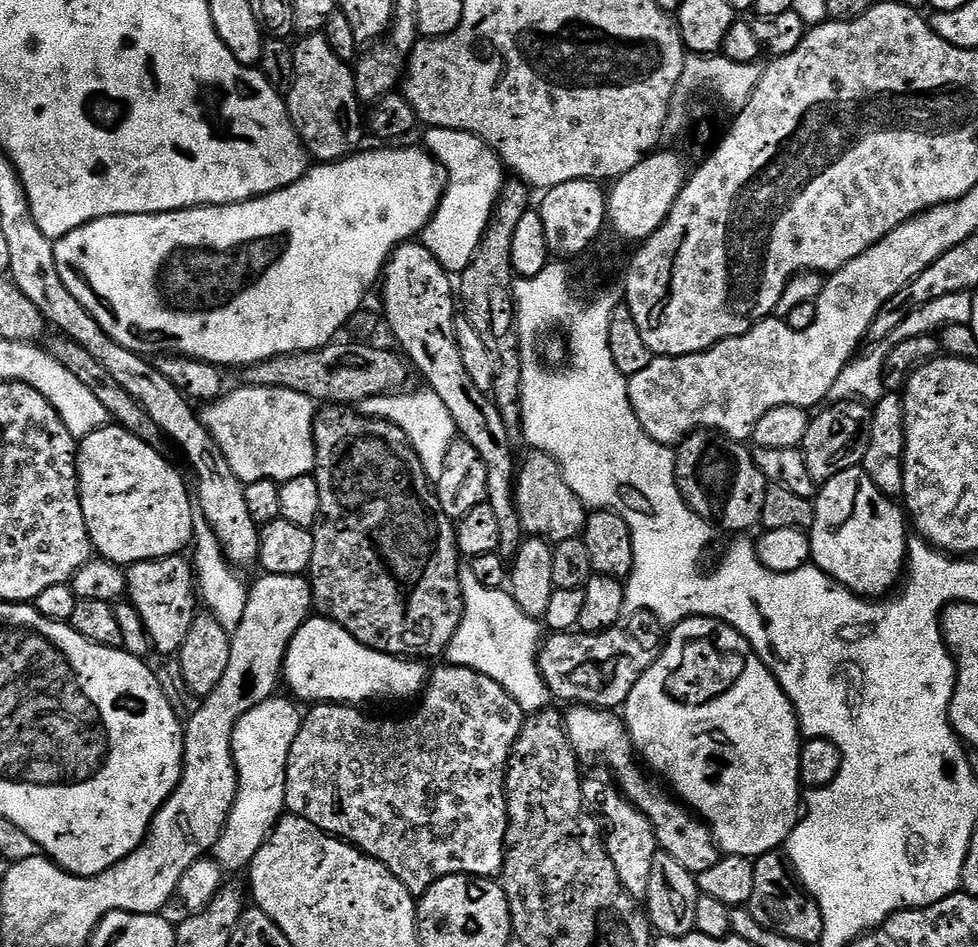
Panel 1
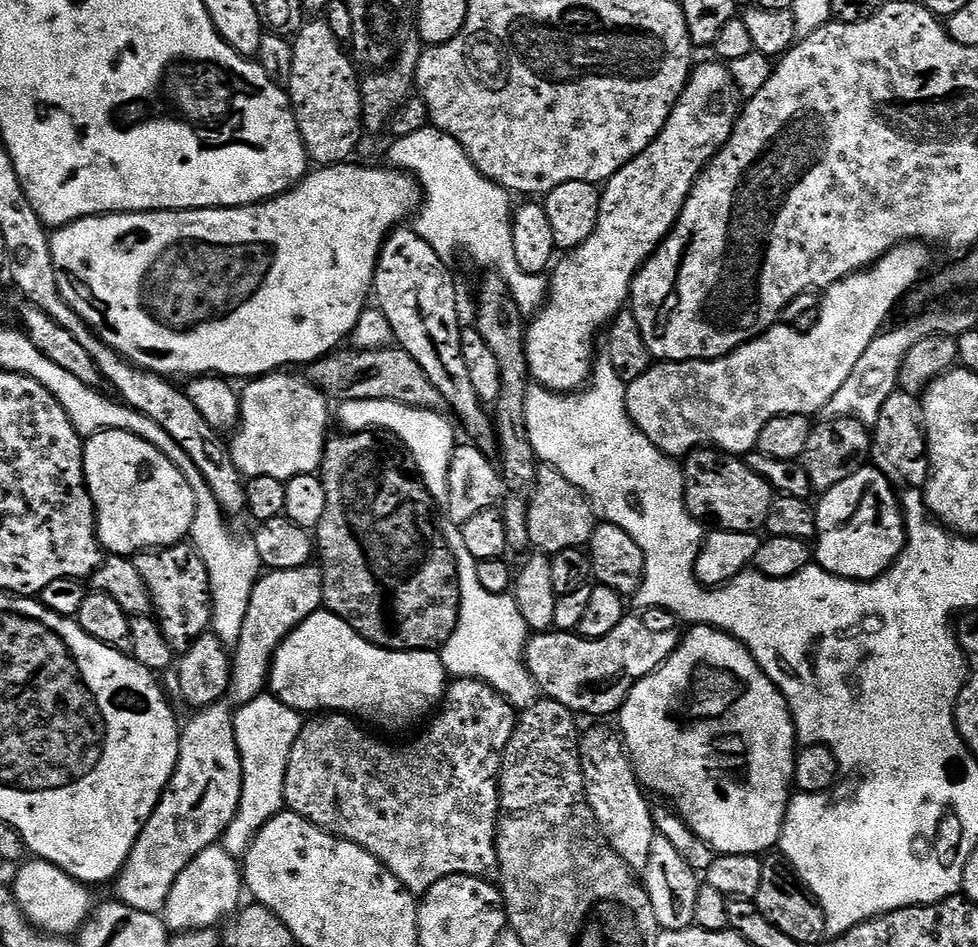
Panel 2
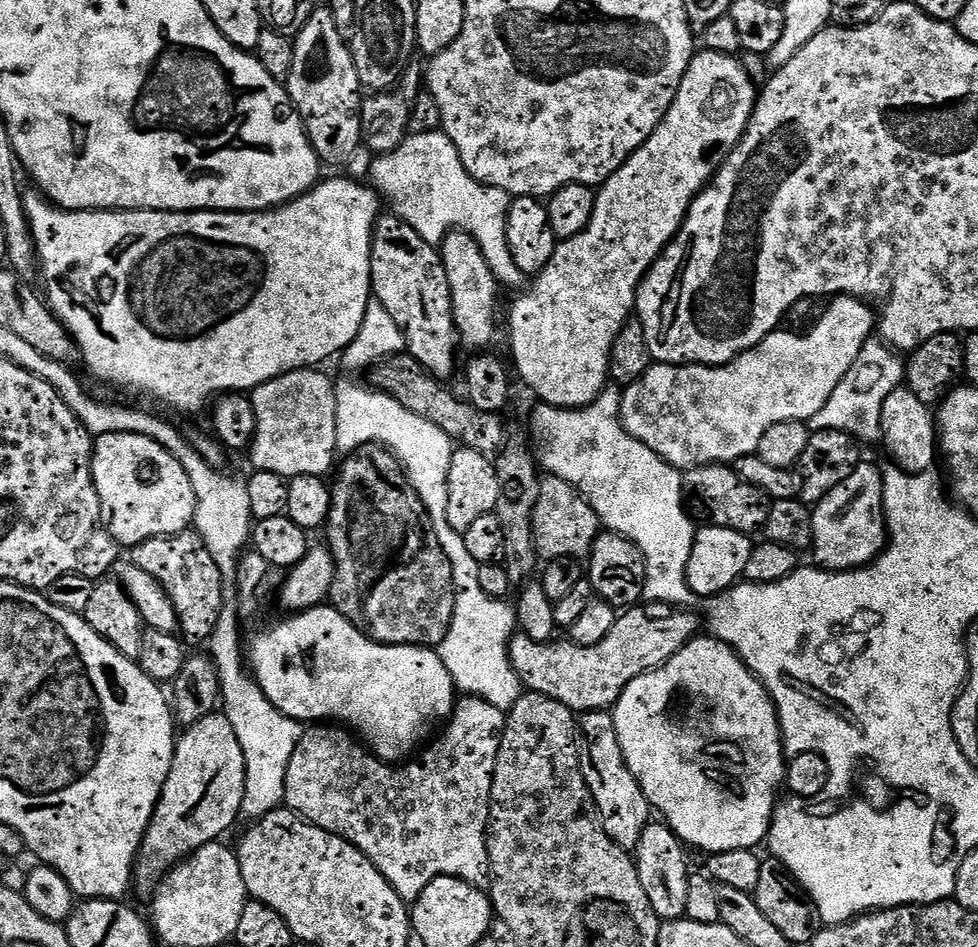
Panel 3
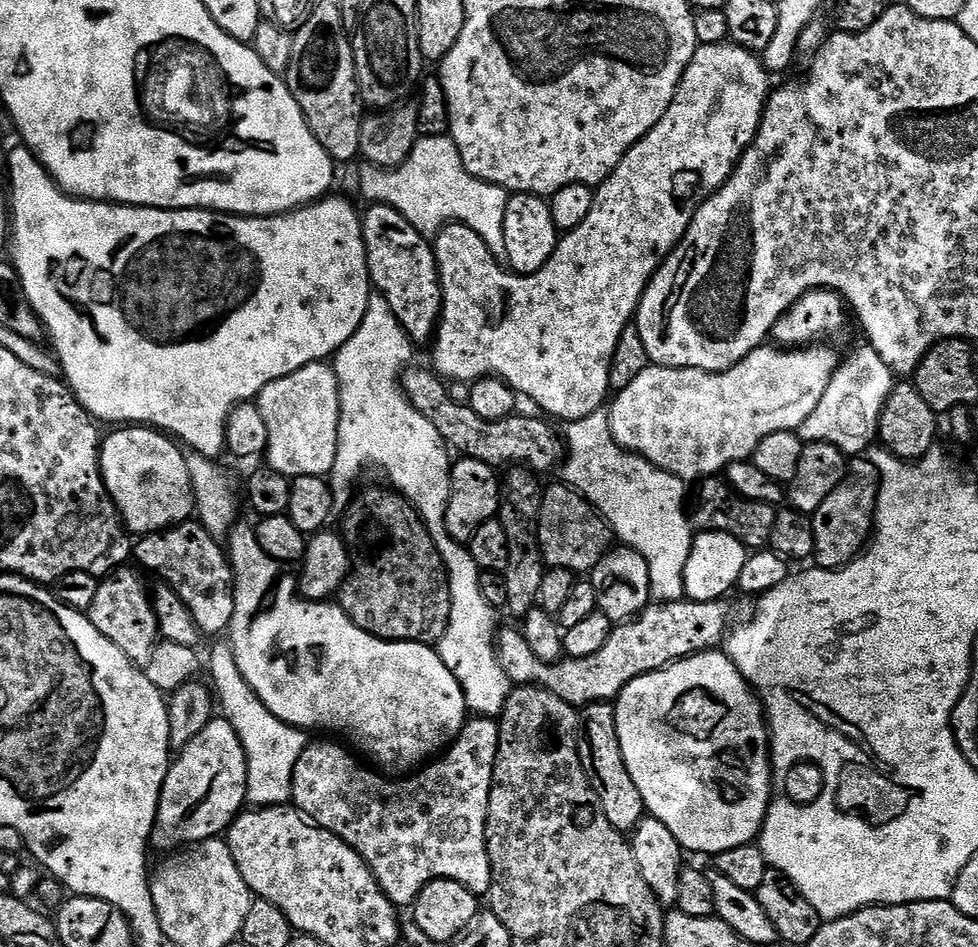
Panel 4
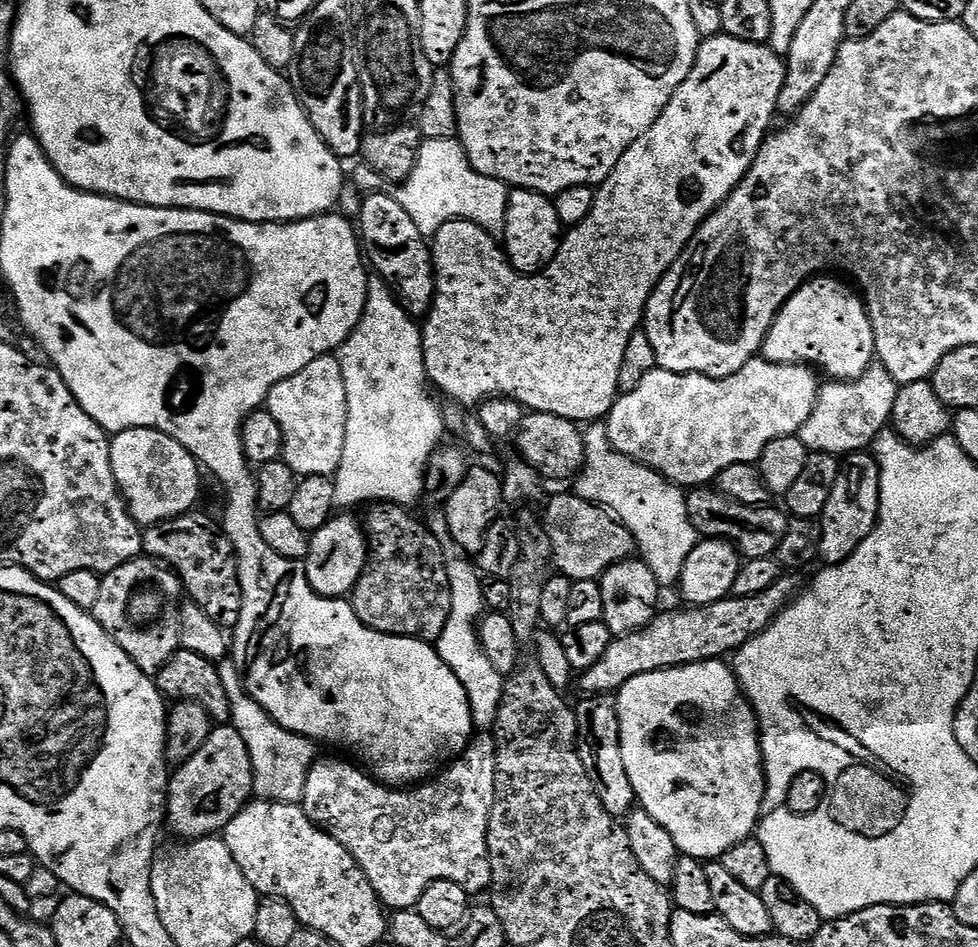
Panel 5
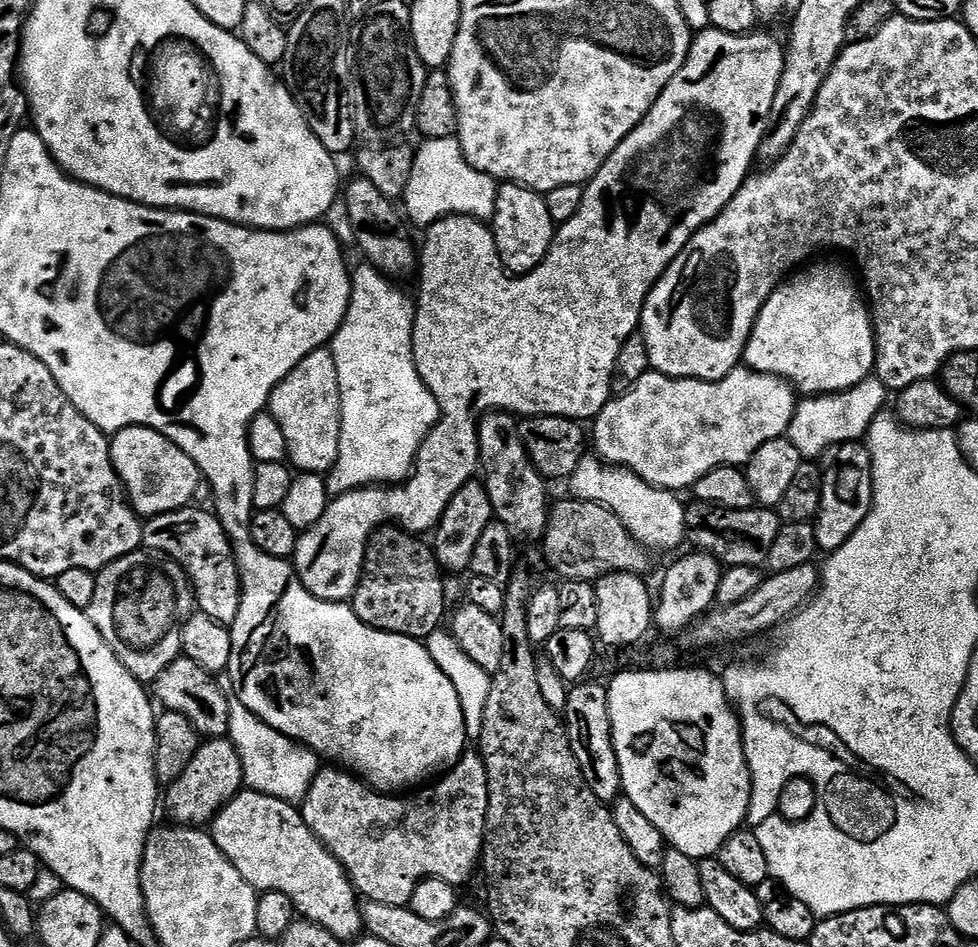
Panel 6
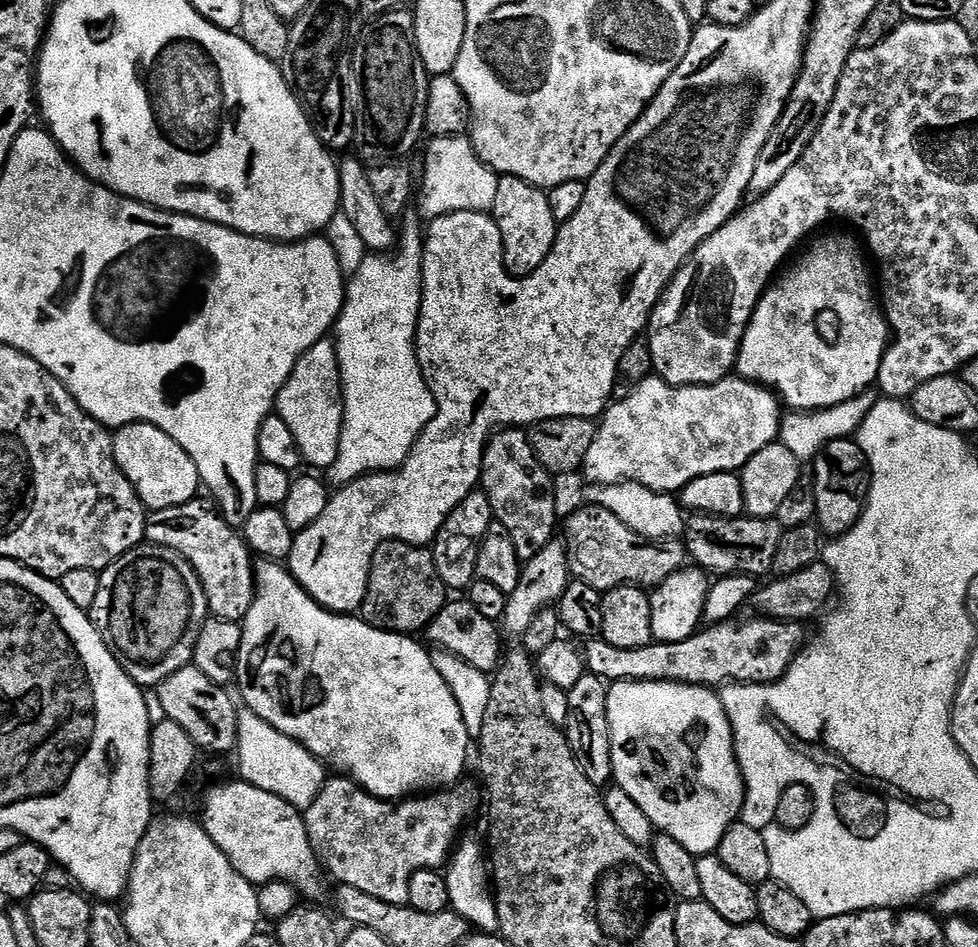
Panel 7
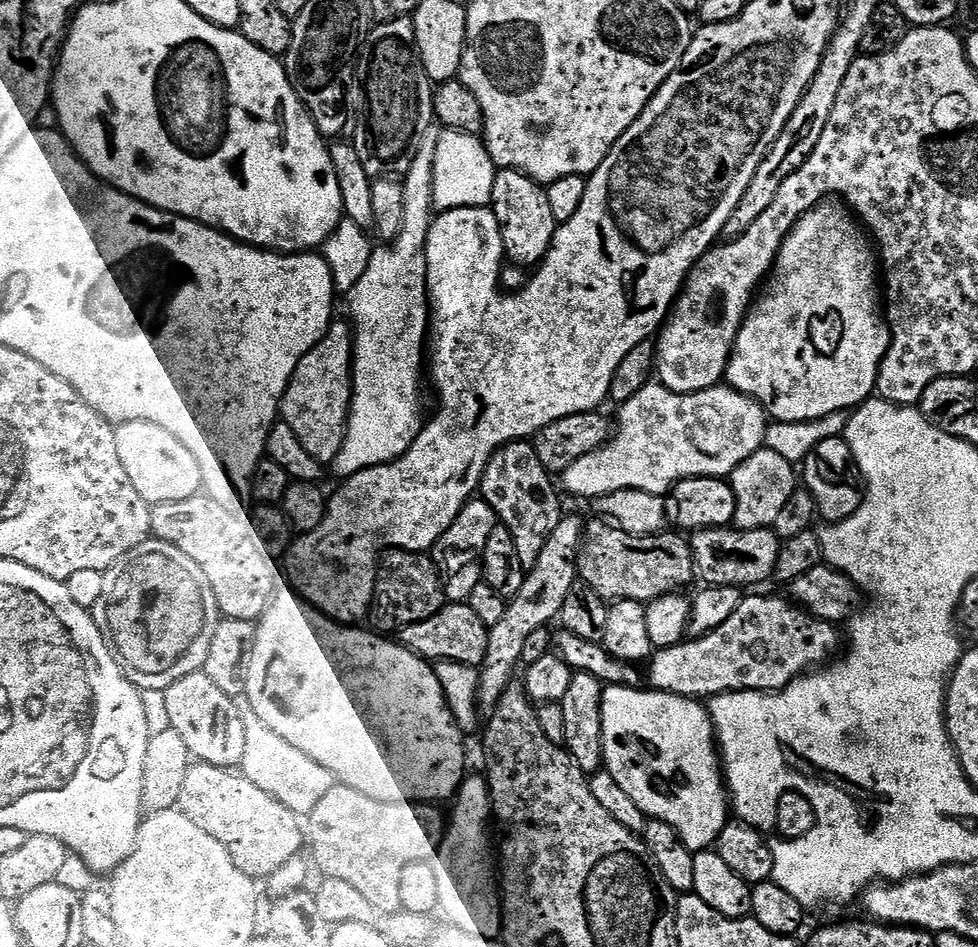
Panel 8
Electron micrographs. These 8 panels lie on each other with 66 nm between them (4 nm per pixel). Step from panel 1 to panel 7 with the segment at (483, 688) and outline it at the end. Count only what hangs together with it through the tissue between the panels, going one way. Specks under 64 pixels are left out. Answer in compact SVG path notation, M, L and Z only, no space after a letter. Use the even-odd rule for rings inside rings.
M325 779L321 783L318 798L314 798L312 805L302 812L308 837L312 839L312 847L321 865L327 871L329 868L333 878L340 884L354 886L354 890L362 890L362 894L370 894L382 902L407 905L410 878L427 868L440 870L447 865L458 844L456 835L476 812L475 790L465 782L460 782L431 794L393 802L370 795L355 780L336 779L340 780Z

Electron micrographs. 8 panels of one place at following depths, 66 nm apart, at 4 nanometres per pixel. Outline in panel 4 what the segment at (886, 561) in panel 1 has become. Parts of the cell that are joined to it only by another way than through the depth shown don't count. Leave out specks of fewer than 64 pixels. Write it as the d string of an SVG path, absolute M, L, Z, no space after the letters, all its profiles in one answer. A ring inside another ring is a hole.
M871 459L851 461L848 475L818 506L818 510L811 513L810 519L814 530L814 560L821 568L842 568L845 564L861 555L874 532L876 518L876 493L878 491L878 473Z

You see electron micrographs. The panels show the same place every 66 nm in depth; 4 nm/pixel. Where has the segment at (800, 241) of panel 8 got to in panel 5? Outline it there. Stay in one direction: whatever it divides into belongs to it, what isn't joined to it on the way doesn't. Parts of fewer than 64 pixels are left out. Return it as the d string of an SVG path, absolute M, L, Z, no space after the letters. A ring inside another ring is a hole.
M821 274L807 280L780 307L764 336L763 359L775 364L815 366L833 381L854 380L873 363L873 334L863 301L843 284L843 279L832 278Z

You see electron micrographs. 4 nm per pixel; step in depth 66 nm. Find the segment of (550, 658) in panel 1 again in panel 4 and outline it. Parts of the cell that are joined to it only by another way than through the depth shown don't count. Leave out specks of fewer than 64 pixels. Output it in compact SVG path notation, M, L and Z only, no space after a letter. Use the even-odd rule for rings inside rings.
M685 598L653 603L631 622L624 622L613 627L610 638L604 643L602 650L598 650L586 658L561 658L555 662L538 659L534 650L530 650L530 642L526 642L523 631L501 631L496 638L499 664L513 685L535 684L545 688L547 692L554 693L567 704L587 706L612 702L635 676L644 676L647 672L657 672L659 668L665 668L666 665L673 664L676 660L685 660L688 656L693 656L695 652L719 649L730 628L728 602L724 598L714 601L694 601Z

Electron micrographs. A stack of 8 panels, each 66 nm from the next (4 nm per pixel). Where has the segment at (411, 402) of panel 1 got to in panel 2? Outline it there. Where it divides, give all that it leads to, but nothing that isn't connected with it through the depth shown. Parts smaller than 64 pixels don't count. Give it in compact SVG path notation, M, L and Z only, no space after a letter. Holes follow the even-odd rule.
M382 399L346 400L339 407L340 422L345 431L380 431L399 438L403 447L410 453L412 463L422 477L424 487L428 489L428 495L436 502L447 501L450 458L457 446L458 437L451 422L440 416L444 414L431 408L411 408L402 403Z

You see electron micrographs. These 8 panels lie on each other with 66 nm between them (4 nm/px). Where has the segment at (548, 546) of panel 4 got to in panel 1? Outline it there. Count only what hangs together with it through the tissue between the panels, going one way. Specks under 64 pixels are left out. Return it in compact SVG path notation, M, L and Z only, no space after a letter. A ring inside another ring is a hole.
M529 451L529 456L522 460L522 475L514 488L516 509L520 515L521 529L529 537L549 542L575 540L588 525L589 509L570 490L560 463L545 452Z

